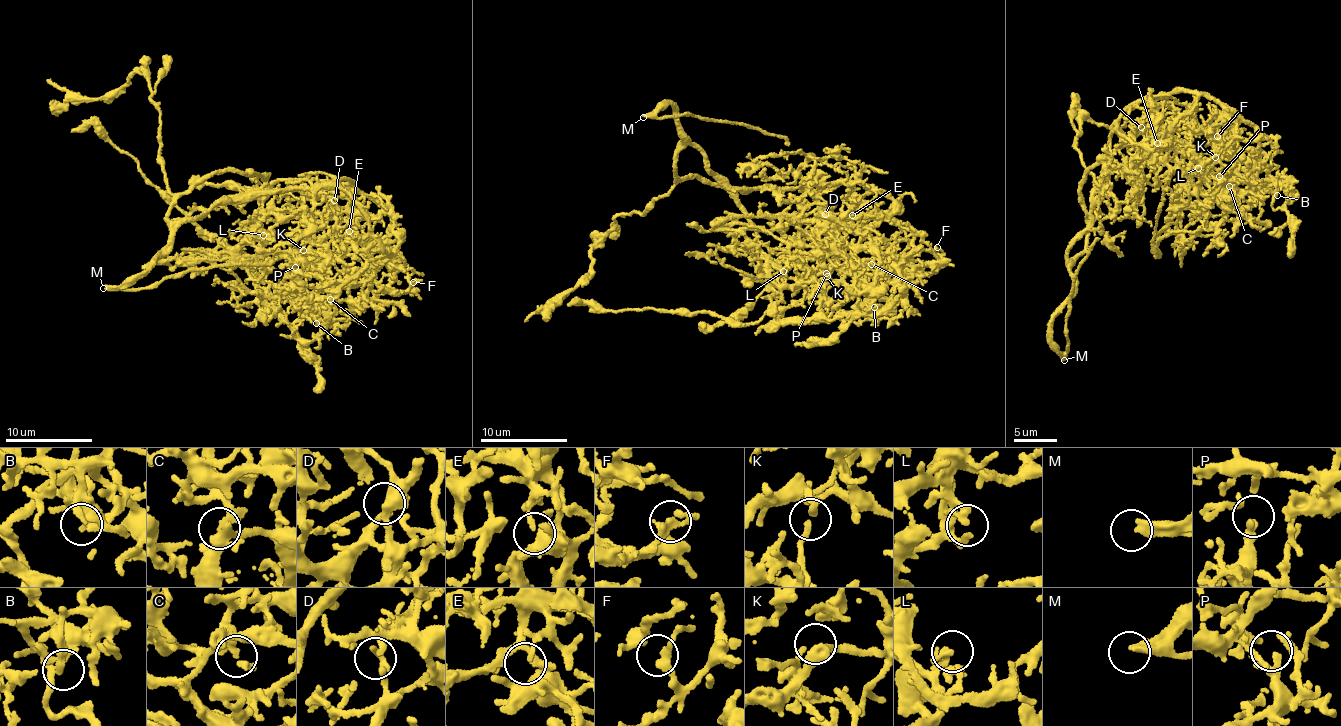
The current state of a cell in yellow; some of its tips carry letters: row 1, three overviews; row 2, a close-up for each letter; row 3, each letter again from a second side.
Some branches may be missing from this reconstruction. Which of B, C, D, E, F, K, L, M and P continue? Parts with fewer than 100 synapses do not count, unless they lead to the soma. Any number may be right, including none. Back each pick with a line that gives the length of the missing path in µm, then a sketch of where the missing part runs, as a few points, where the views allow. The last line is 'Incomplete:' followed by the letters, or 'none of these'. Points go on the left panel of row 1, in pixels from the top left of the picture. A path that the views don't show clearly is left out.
M: about 250 µm are missing
Incomplete: M

